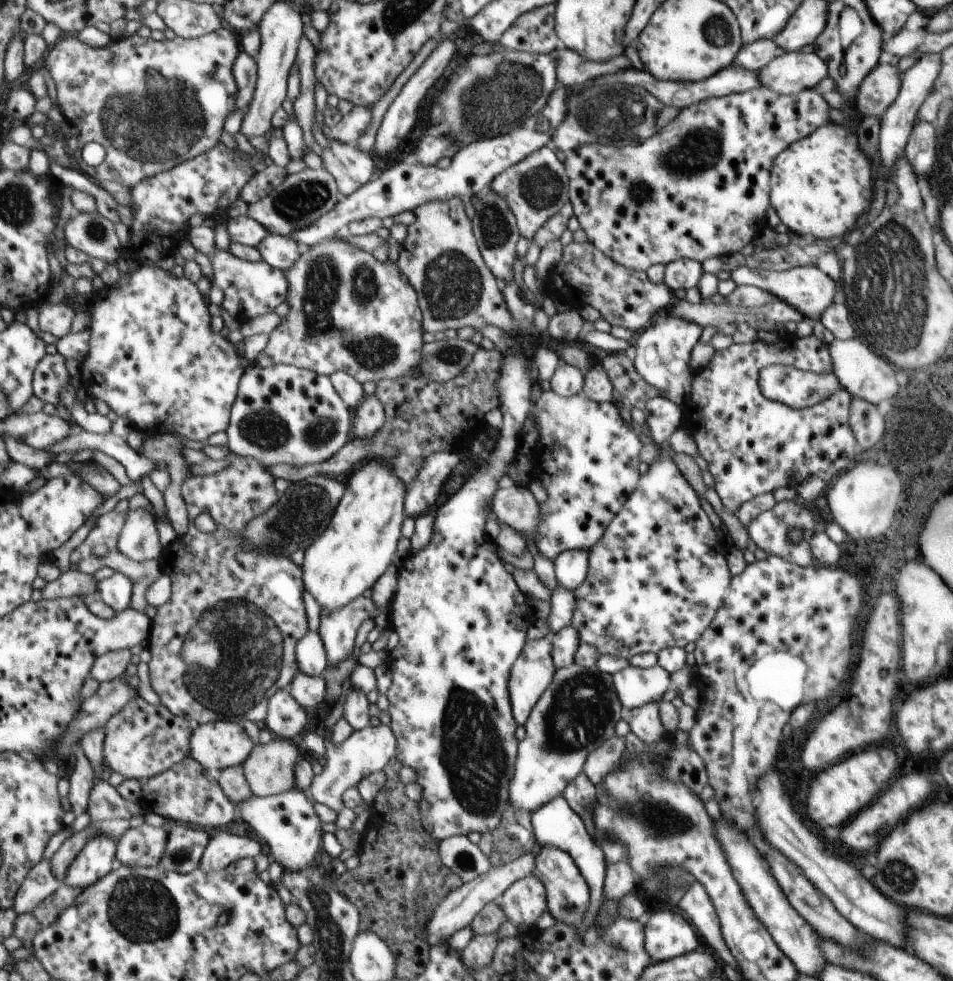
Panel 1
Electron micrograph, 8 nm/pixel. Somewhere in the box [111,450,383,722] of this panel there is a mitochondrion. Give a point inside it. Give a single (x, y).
(235, 652)

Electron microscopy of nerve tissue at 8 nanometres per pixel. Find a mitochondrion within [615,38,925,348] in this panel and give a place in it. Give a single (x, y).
(679, 148)

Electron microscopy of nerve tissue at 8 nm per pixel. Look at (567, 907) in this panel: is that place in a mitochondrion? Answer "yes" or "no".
yes

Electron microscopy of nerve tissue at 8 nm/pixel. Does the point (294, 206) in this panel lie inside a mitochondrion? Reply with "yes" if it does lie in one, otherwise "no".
yes

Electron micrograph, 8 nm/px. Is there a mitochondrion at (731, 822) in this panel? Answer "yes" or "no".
no

